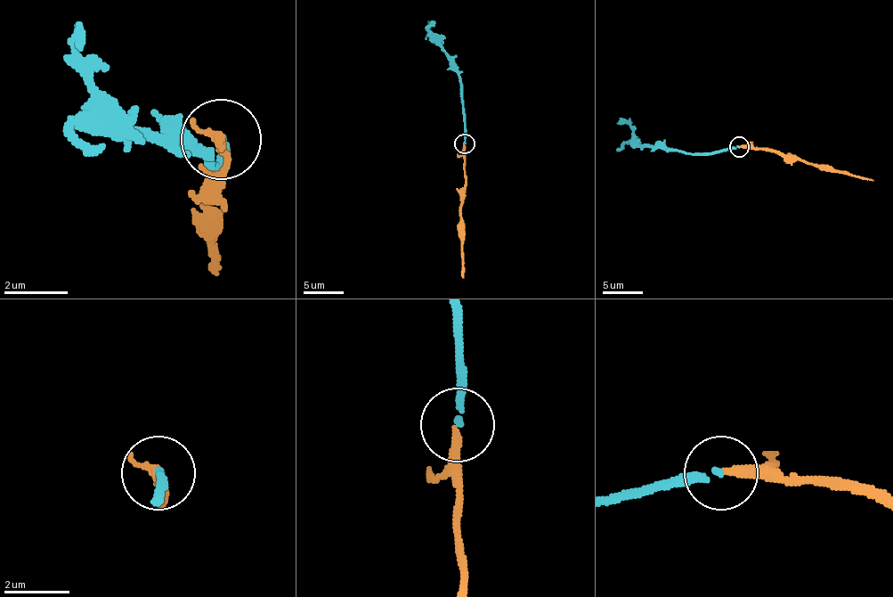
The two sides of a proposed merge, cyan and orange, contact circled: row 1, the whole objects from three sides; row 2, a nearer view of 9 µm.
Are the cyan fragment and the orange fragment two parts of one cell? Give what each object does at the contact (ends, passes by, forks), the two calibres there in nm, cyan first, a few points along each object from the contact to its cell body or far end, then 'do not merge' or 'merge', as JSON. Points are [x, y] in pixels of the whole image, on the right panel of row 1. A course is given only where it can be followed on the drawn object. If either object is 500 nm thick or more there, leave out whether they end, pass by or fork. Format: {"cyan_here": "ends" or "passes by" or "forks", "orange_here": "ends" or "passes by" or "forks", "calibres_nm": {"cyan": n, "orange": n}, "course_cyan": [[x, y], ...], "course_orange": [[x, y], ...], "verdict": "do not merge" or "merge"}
{"cyan_here": "ends", "orange_here": "ends", "calibres_nm": {"cyan": 200, "orange": 280}, "course_cyan": [[739, 146], [694, 154], [665, 151], [641, 144], [625, 122], [617, 124]], "course_orange": [[739, 146], [795, 154], [814, 164], [873, 180]], "verdict": "merge"}

